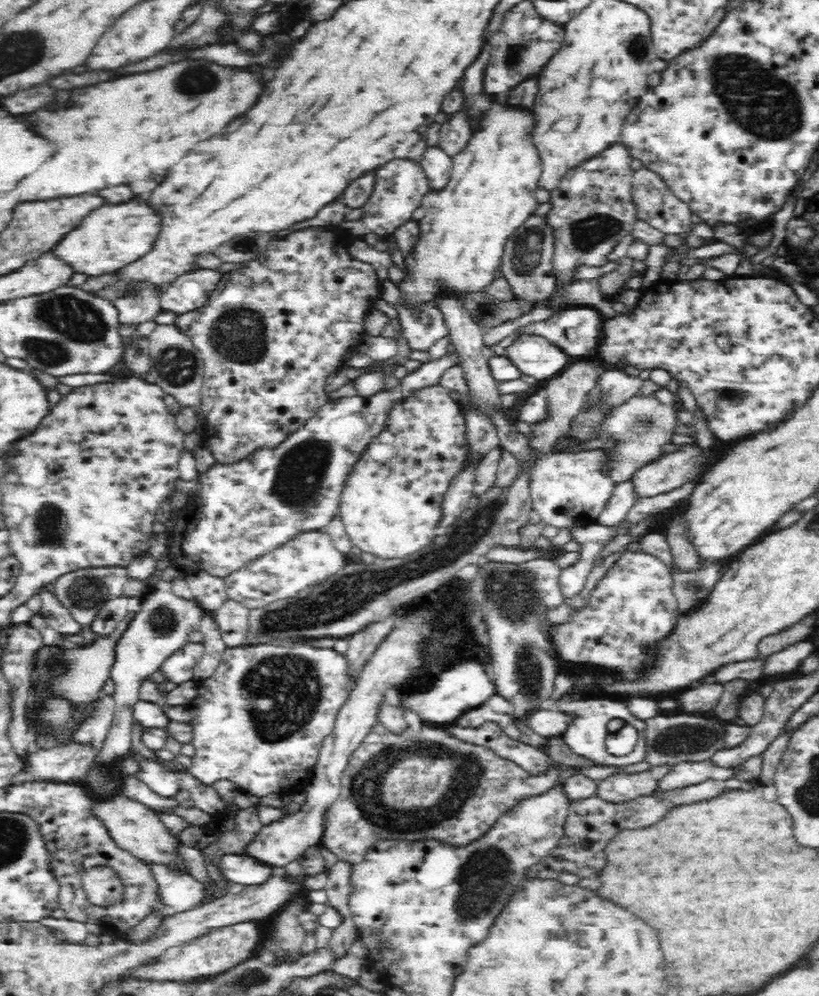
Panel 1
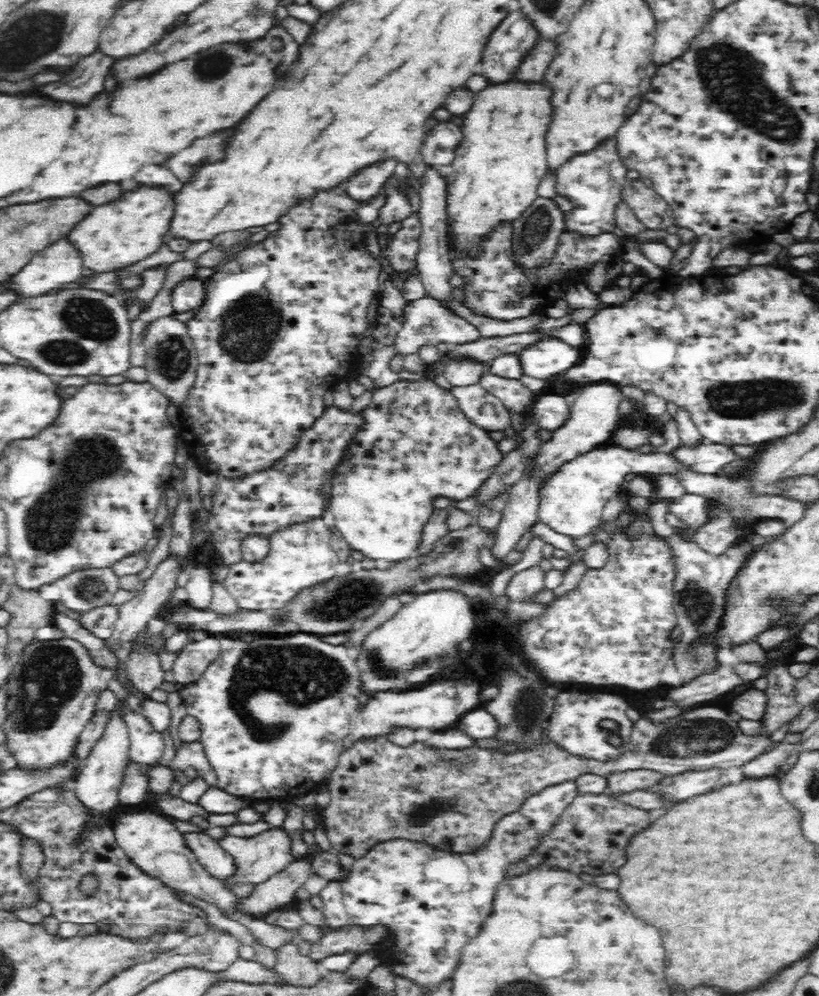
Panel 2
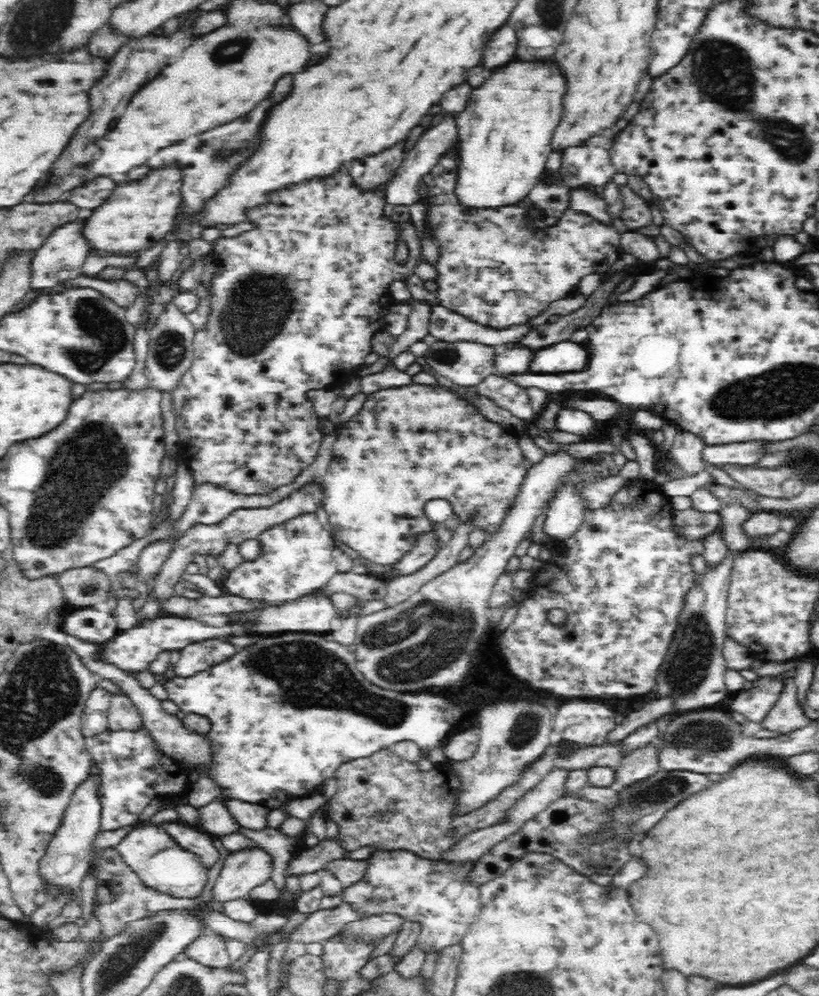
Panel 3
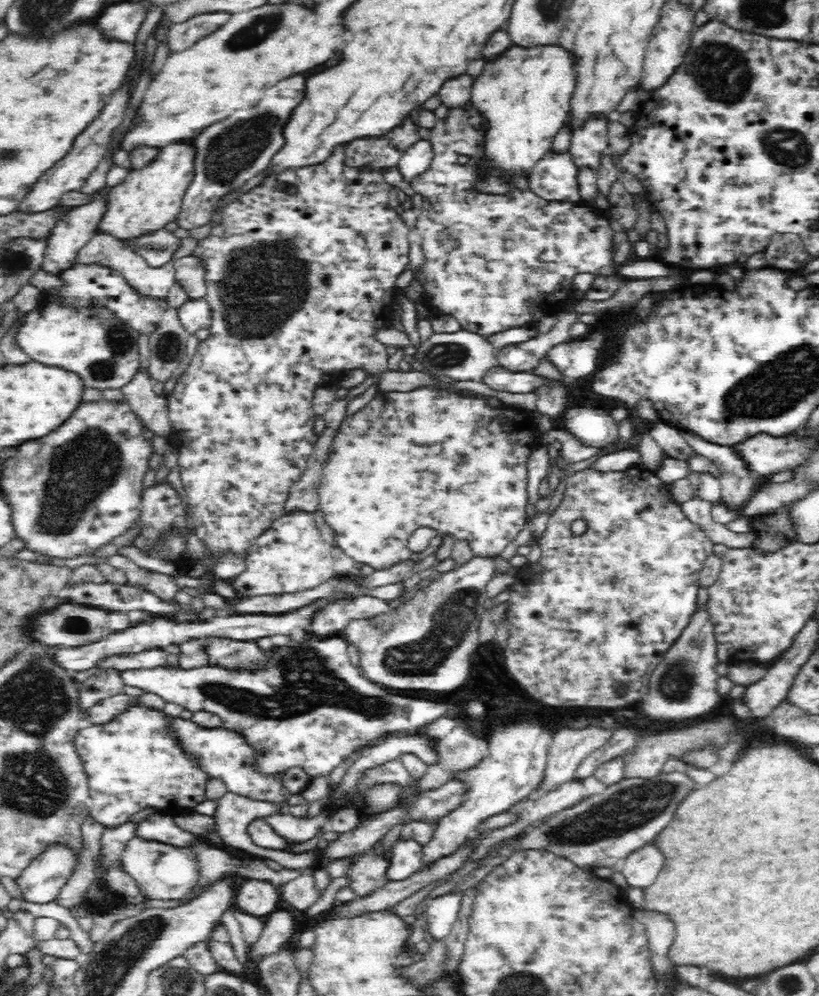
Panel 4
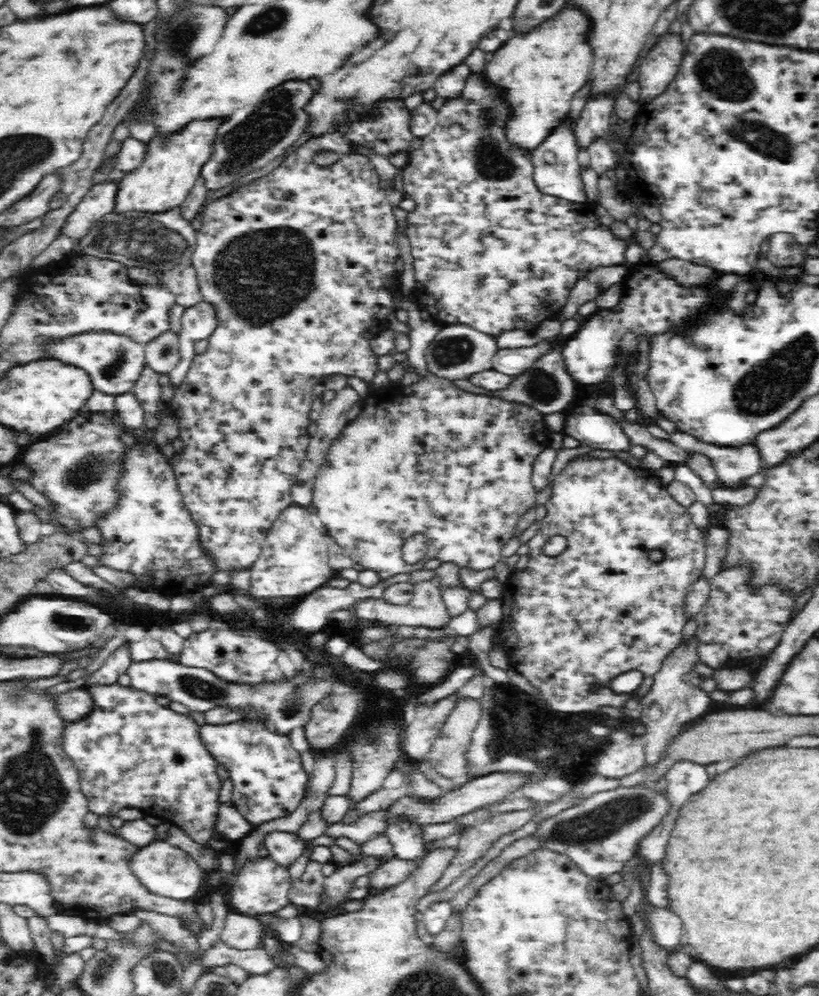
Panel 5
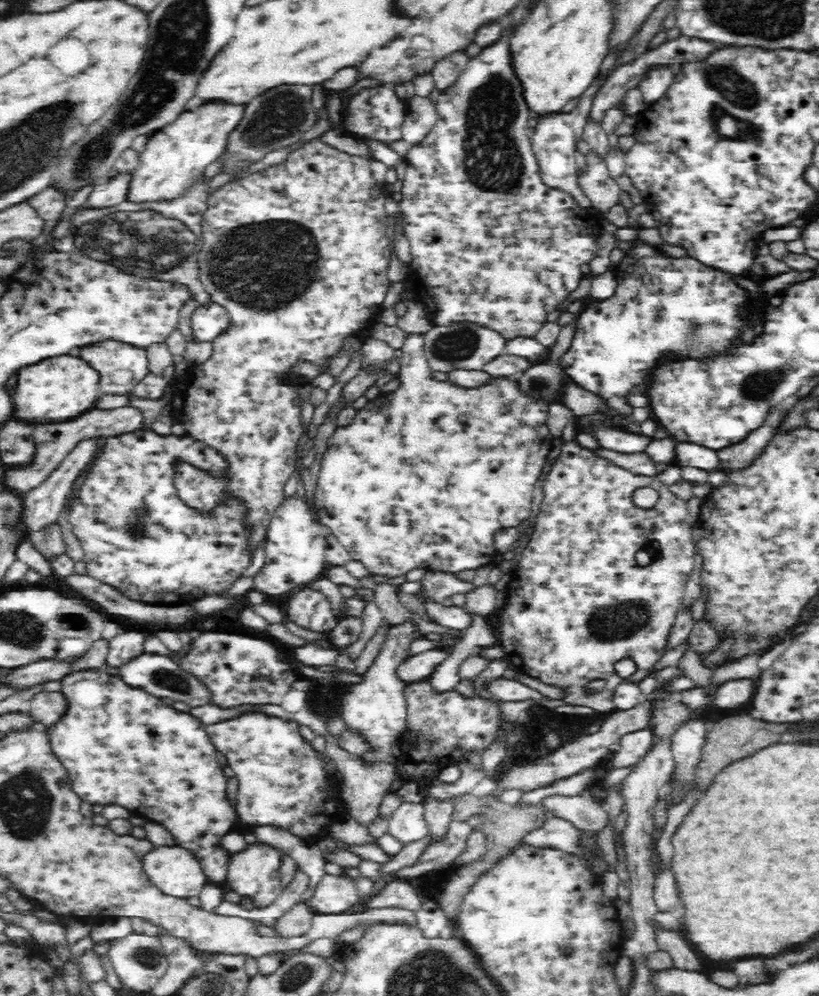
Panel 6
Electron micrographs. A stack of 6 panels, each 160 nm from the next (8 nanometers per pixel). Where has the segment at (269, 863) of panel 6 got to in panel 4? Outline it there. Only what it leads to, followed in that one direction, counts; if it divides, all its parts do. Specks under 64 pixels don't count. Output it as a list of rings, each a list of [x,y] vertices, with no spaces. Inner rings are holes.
[[[246,879],[239,887],[235,906],[260,917],[277,910],[281,901],[281,888],[270,885],[267,880]]]

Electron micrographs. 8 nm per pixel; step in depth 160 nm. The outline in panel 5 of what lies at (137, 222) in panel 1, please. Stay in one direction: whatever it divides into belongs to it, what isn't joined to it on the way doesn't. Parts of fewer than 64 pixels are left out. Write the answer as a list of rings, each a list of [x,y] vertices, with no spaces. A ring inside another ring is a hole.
[[[206,120],[206,124],[190,124],[186,132],[174,134],[174,140],[170,136],[152,138],[152,144],[148,145],[142,166],[126,173],[117,183],[114,214],[126,214],[126,212],[160,214],[181,206],[188,198],[190,190],[194,188],[194,182],[200,176],[202,165],[211,155],[218,124],[220,120]]]

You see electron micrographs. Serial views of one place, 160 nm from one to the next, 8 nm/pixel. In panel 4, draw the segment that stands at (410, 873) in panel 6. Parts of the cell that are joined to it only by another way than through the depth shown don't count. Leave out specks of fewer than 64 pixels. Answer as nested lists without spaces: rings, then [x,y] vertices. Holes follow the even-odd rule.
[[[372,852],[360,855],[356,860],[350,860],[350,866],[345,875],[350,882],[348,887],[358,896],[364,897],[372,894],[374,890],[386,886],[385,872],[388,869],[389,860]]]

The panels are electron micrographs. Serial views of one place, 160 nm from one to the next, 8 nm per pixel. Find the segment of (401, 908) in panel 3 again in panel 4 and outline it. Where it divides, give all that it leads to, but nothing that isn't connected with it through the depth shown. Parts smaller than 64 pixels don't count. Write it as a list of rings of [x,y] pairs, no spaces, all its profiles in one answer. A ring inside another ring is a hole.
[[[398,840],[391,848],[385,880],[389,882],[402,881],[410,878],[415,872],[423,869],[422,845],[414,840]],[[450,892],[444,895],[426,898],[424,900],[424,915],[427,929],[436,942],[444,940],[462,910],[464,892]]]

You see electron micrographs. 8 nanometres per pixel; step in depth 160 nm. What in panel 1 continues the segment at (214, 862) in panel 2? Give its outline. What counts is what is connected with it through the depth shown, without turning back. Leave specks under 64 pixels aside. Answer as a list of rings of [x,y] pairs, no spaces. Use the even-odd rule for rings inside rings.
[[[227,855],[221,868],[224,877],[230,879],[238,888],[265,884],[278,870],[272,864],[248,855]]]

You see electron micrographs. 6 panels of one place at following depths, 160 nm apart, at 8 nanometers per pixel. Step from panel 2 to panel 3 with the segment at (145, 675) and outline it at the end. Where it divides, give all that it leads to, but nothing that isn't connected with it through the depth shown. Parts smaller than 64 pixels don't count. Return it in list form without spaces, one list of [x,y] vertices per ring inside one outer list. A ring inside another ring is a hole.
[[[168,616],[164,618],[154,618],[154,620],[142,620],[135,627],[122,632],[122,634],[112,638],[110,641],[104,643],[106,650],[102,652],[104,659],[112,661],[117,664],[122,670],[128,670],[136,676],[144,674],[144,670],[150,671],[152,662],[160,656],[161,652],[165,650],[179,650],[192,644],[193,642],[200,642],[206,639],[226,639],[228,634],[232,634],[233,626],[238,625],[246,632],[250,633],[250,629],[245,624],[226,623],[223,627],[214,627],[206,623],[202,623],[198,619],[191,619],[188,617]]]

